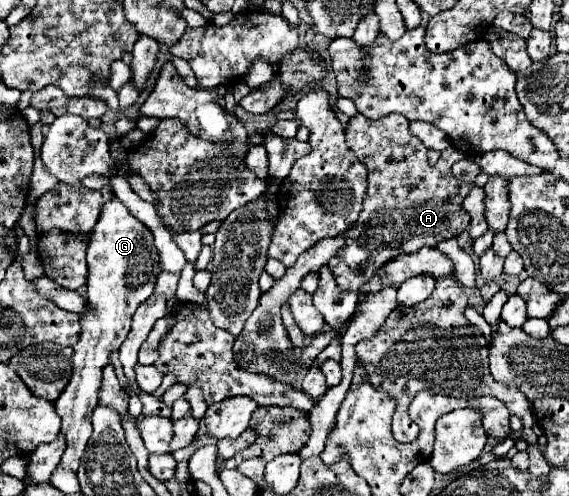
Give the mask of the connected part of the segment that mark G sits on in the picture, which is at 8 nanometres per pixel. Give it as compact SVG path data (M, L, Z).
M111 197L99 213L99 221L91 231L87 263L87 301L91 313L81 315L83 331L79 343L73 347L73 375L55 403L55 409L63 419L63 433L67 439L61 465L73 471L77 471L79 459L93 431L91 415L99 403L101 371L109 365L109 355L125 341L135 309L151 297L157 275L161 273L159 253L153 245L153 233L141 221L137 221L137 217L133 217L117 197Z

